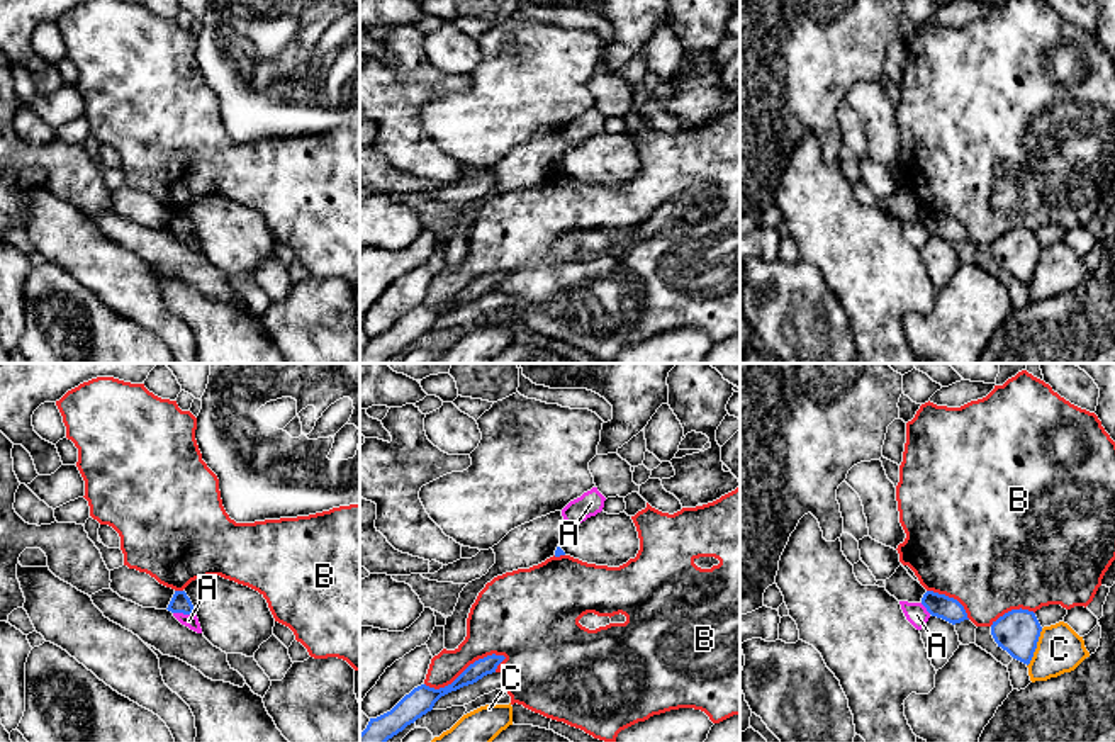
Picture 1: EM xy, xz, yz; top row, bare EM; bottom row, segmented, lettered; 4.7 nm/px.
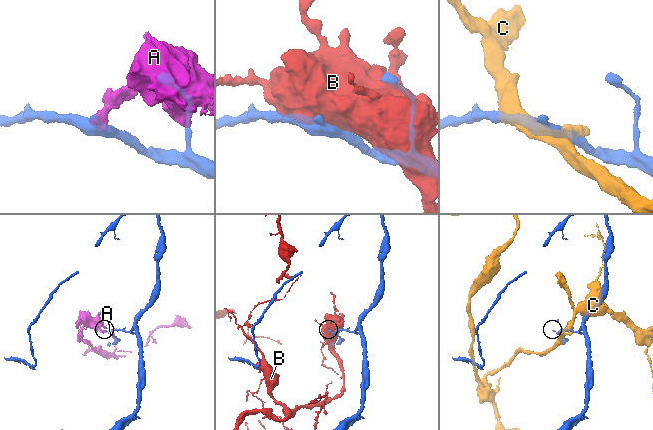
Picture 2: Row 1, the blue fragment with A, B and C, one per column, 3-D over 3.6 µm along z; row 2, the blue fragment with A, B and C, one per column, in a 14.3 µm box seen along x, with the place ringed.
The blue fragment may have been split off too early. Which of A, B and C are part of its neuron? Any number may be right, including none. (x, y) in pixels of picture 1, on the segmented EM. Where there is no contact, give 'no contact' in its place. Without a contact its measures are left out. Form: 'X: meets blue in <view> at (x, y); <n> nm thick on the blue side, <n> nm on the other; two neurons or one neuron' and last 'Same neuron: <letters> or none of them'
A: meets blue in xy at (184, 613); 100 nm thick on the blue side, 60 nm on the other; two neurons
B: meets blue in xz at (467, 668); 120 nm thick on the blue side, 280 nm on the other; two neurons
C: meets blue in yz at (1036, 647); 200 nm thick on the blue side, 220 nm on the other; two neurons
Same neuron: none of them

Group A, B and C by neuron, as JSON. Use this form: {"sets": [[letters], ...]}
{"sets": [["A"], ["B"], ["C"]]}

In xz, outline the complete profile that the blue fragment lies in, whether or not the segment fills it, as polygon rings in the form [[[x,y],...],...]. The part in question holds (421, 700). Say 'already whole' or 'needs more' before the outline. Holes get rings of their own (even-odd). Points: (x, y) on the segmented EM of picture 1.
already whole; [[[487,655],[470,664],[451,684],[434,689],[426,684],[414,688],[390,711],[370,718],[367,728],[360,734],[360,742],[387,742],[407,725],[433,710],[434,703],[463,686],[473,684],[487,674],[496,672],[504,655]]]

